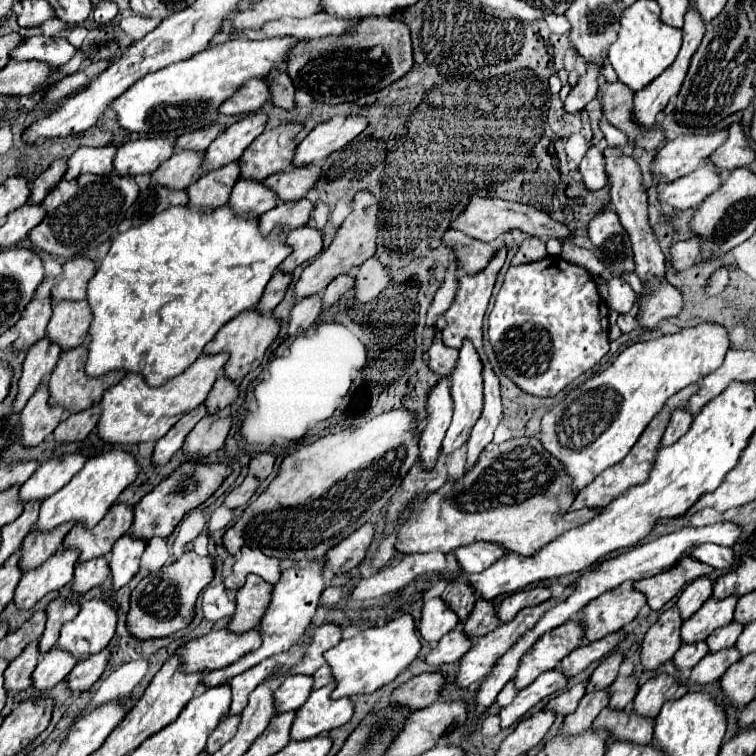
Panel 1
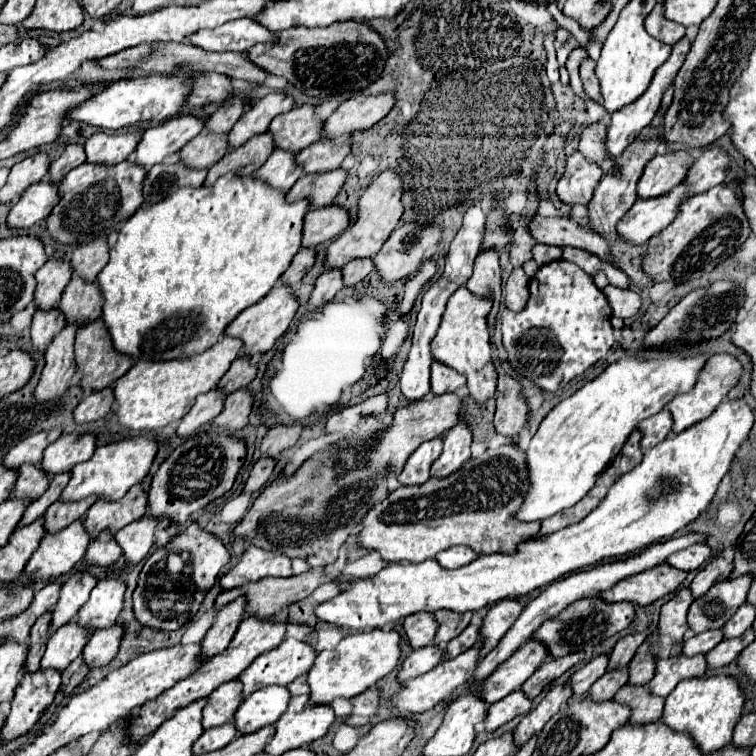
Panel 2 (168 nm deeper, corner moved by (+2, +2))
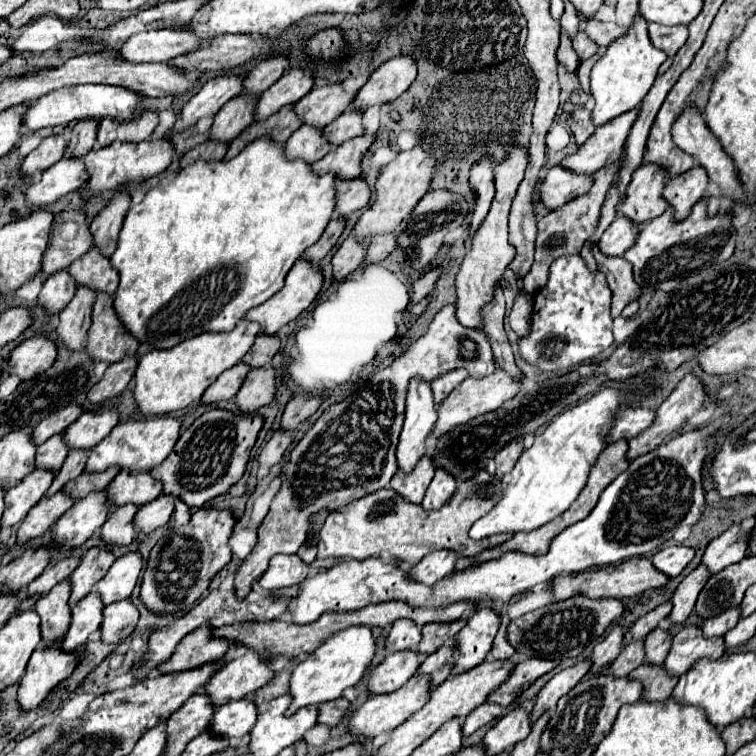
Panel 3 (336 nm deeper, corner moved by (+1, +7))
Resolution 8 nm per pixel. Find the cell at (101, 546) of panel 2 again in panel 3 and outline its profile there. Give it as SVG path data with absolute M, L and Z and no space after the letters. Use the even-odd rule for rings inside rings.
M127 503L121 507L115 507L109 513L109 519L101 527L101 537L105 543L119 543L119 545L129 545L135 539L135 527L133 527L133 517L139 511L137 505Z

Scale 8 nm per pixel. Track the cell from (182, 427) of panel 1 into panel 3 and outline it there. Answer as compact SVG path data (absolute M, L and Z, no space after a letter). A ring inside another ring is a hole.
M237 363L235 367L221 373L219 379L213 385L209 385L209 389L203 393L203 403L219 403L219 401L227 401L227 399L235 397L237 391L241 389L249 369L251 367L245 363Z

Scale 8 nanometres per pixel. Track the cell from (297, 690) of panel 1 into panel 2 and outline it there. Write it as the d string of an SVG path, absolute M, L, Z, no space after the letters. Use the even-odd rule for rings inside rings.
M266 686L250 694L234 716L234 726L238 734L256 732L262 726L274 724L290 704L290 690L286 686Z

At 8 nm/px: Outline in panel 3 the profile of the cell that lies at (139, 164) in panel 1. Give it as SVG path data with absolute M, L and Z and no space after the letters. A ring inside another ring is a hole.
M219 75L209 79L201 91L183 107L173 131L183 131L199 121L199 117L215 115L229 99L237 97L243 89L243 77Z

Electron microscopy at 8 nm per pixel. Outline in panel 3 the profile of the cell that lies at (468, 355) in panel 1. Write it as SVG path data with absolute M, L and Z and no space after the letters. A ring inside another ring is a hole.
M437 471L431 485L429 485L429 489L427 489L427 495L425 495L421 507L425 511L441 509L445 505L445 501L451 499L453 491L455 491L455 479L445 471Z

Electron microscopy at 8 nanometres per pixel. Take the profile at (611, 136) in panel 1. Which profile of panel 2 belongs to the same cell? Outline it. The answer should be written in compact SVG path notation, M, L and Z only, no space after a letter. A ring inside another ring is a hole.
M594 100L586 102L586 110L588 110L588 116L590 116L590 122L598 122L602 118L610 118L610 114L606 114L606 108L596 104Z

